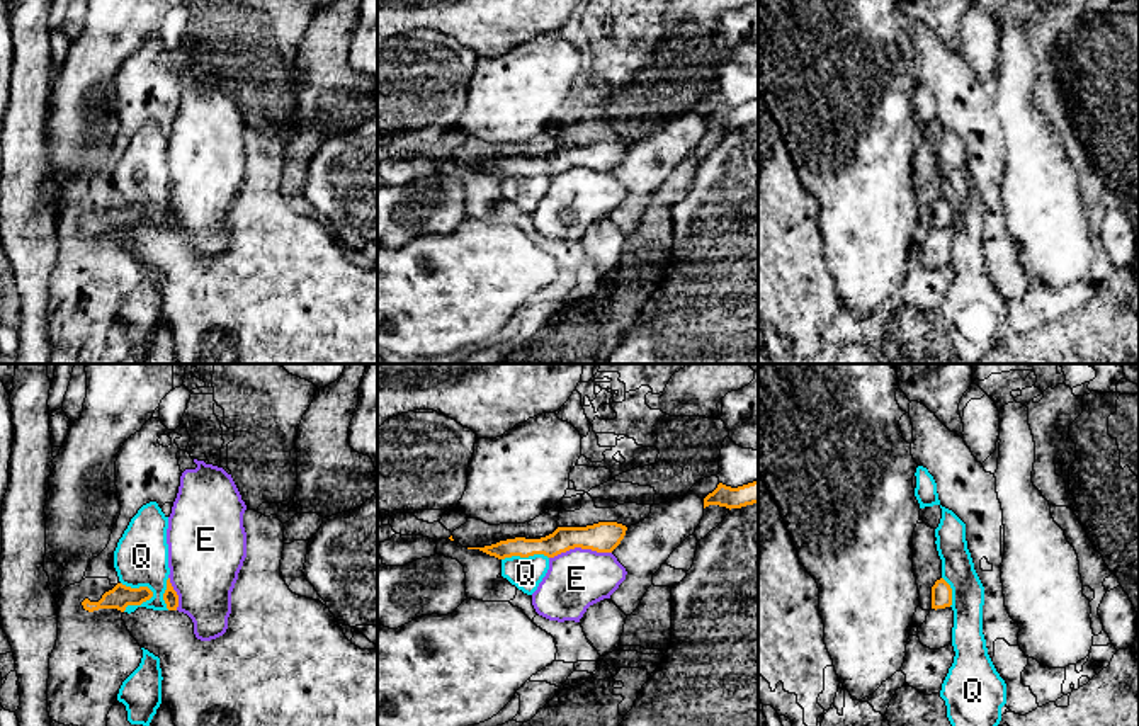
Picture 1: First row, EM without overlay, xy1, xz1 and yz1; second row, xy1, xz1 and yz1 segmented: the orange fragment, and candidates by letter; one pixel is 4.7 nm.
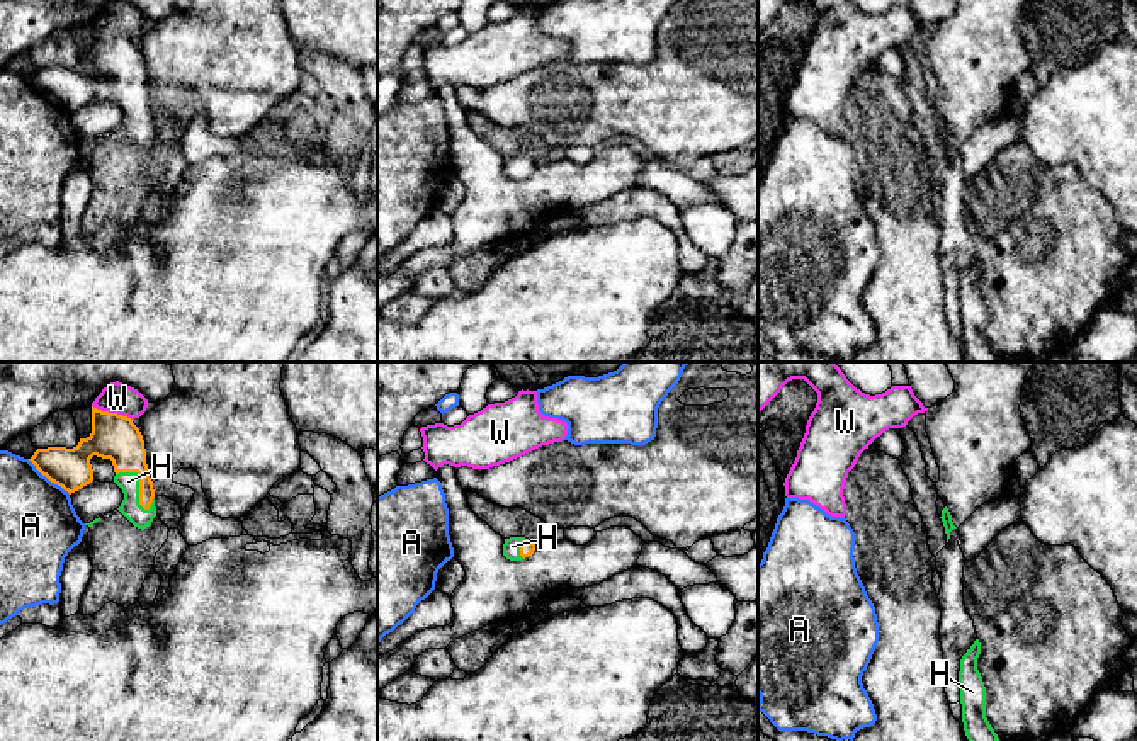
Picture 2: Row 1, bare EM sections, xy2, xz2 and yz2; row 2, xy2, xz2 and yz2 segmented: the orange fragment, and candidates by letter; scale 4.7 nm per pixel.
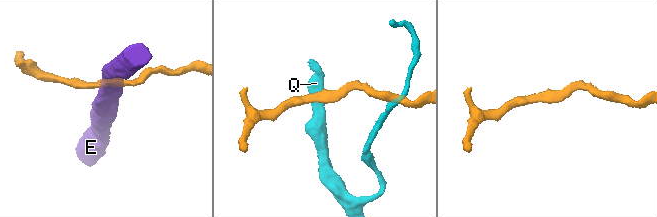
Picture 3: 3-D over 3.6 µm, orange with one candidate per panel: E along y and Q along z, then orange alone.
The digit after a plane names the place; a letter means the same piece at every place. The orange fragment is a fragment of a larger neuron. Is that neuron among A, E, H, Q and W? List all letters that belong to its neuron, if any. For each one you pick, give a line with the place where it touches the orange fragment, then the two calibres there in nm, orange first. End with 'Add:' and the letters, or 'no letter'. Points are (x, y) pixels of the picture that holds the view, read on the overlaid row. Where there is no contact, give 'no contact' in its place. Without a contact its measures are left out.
H: xy2 (140, 483) | 220/100 nm
Add: H

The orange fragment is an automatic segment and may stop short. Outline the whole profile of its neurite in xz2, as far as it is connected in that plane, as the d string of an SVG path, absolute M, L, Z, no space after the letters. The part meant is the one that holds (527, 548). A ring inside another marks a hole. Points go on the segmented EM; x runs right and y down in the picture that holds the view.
M510 537L510 539L505 539L505 544L503 544L503 556L510 561L522 561L532 556L534 551L535 551L535 542L525 537Z

